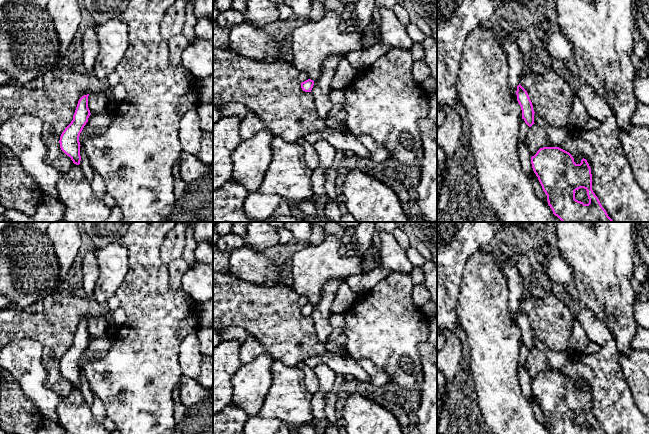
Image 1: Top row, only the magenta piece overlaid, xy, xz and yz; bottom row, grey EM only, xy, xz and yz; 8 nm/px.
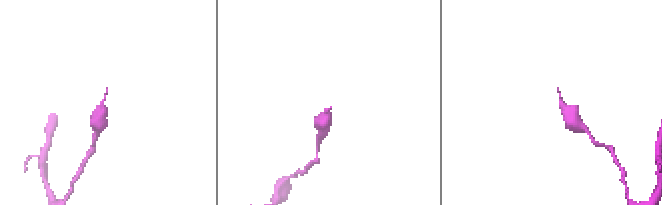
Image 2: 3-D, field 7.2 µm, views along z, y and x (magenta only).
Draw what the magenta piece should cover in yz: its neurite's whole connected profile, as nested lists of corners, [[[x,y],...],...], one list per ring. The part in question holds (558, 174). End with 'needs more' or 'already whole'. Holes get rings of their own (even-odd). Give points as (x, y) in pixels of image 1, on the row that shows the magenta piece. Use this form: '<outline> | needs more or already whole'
[[[543,147],[531,157],[531,164],[547,195],[548,205],[562,222],[614,222],[592,190],[591,168],[586,159],[583,158],[580,164],[576,164],[569,152],[559,147]],[[580,188],[587,191],[588,204],[575,199],[575,191]]] | already whole

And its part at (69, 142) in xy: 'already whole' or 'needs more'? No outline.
already whole

